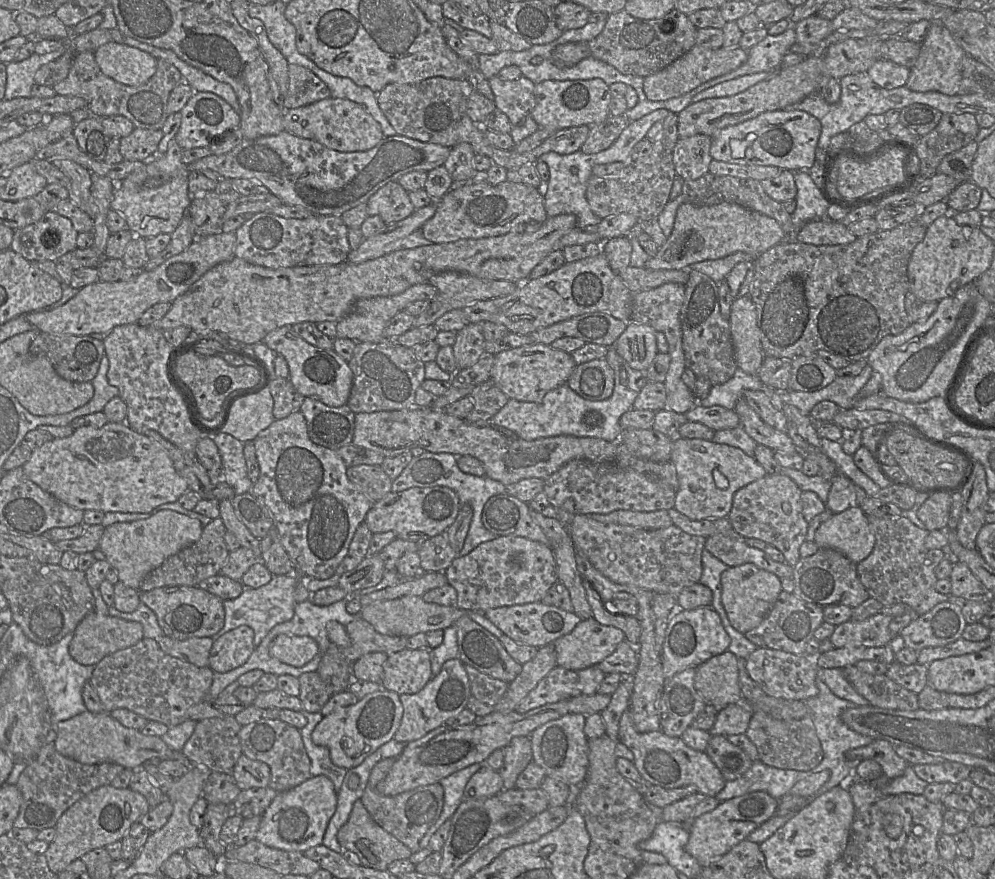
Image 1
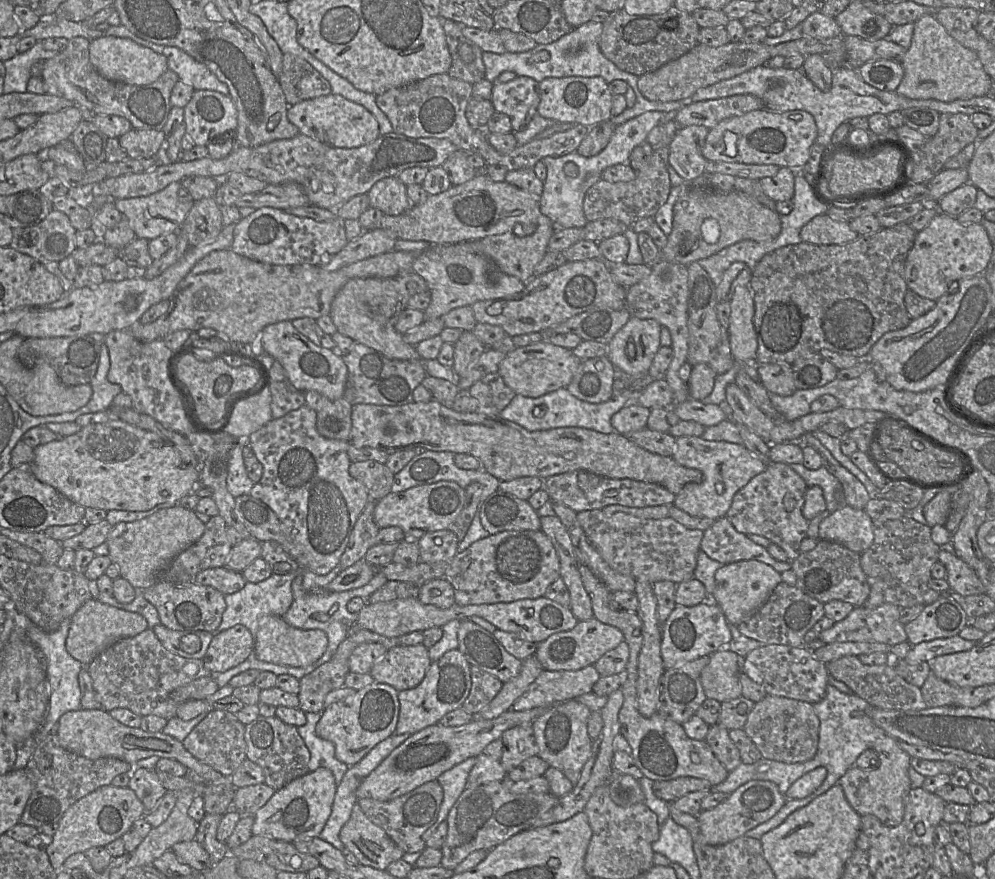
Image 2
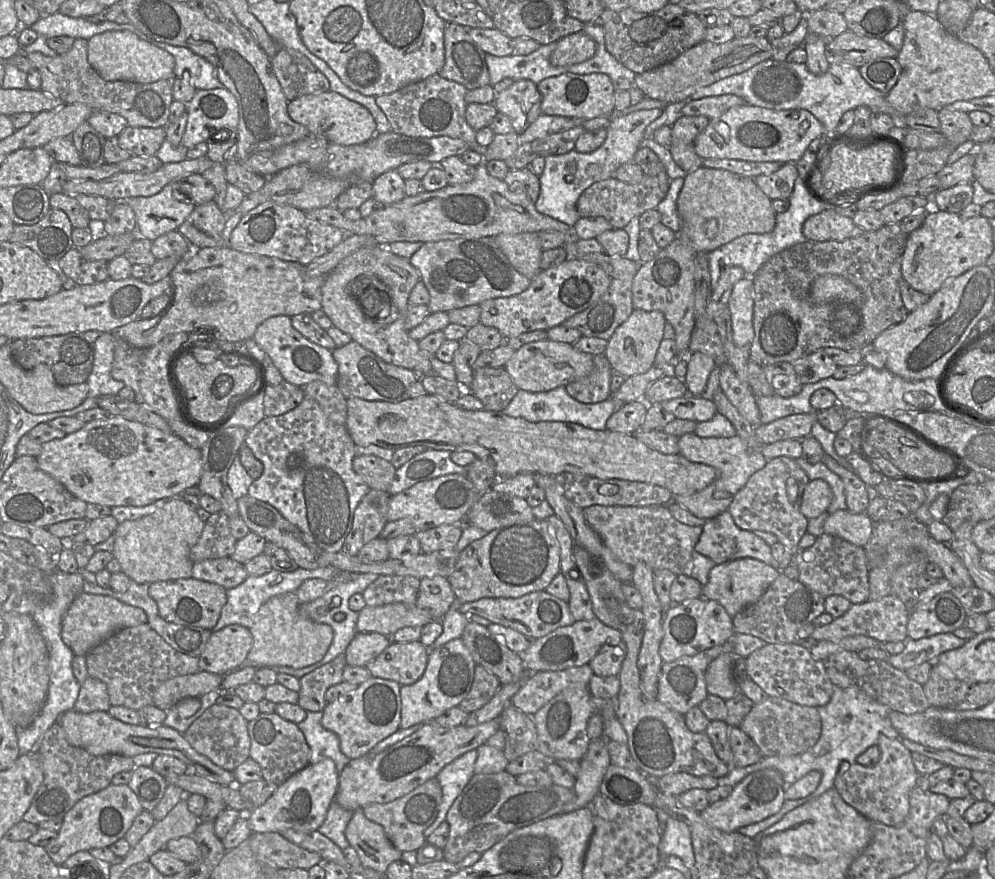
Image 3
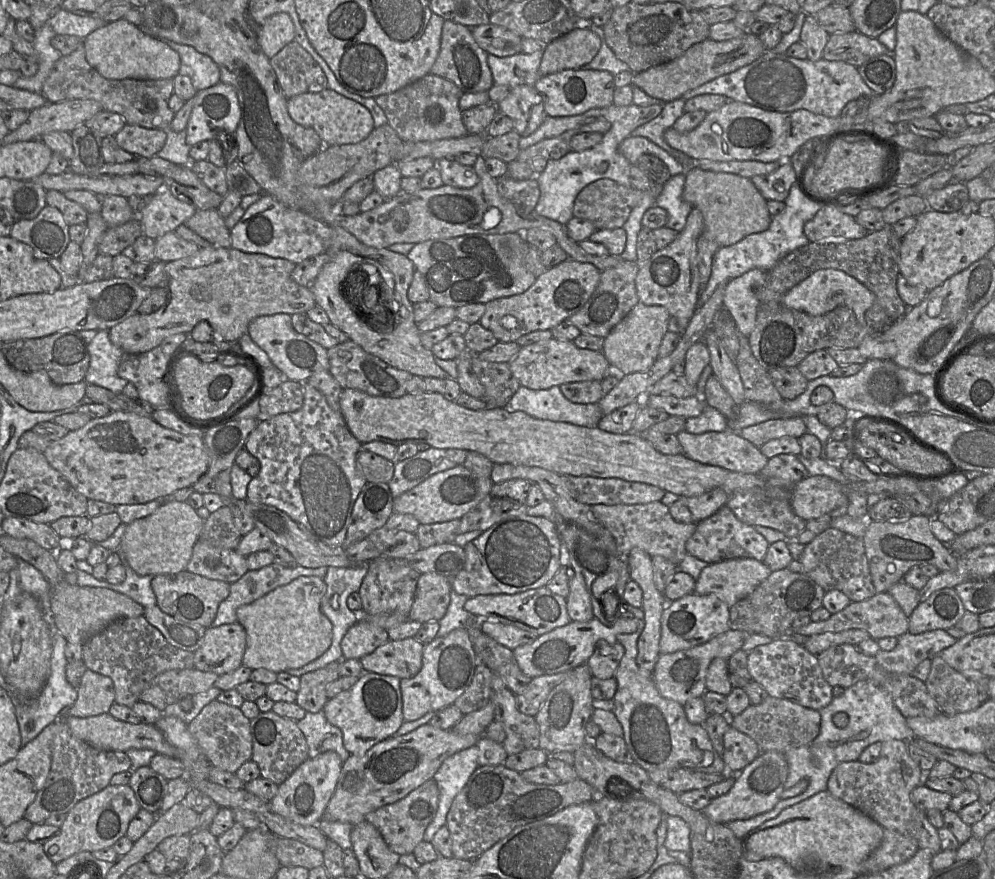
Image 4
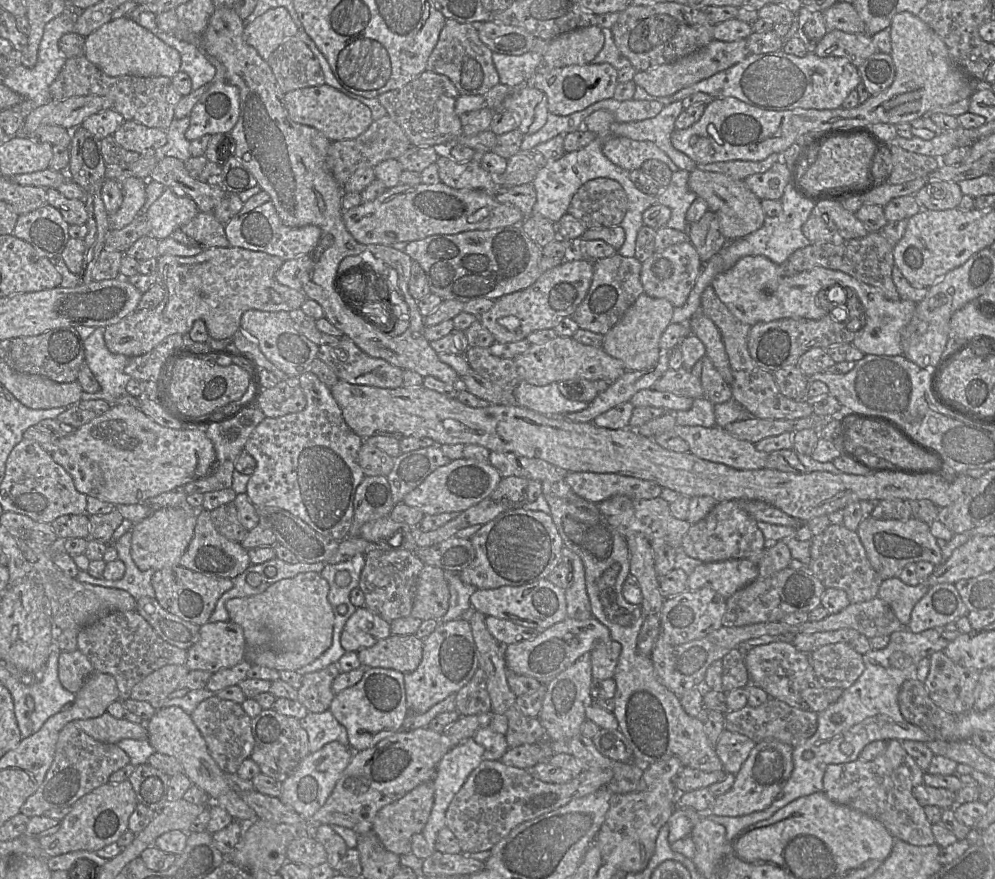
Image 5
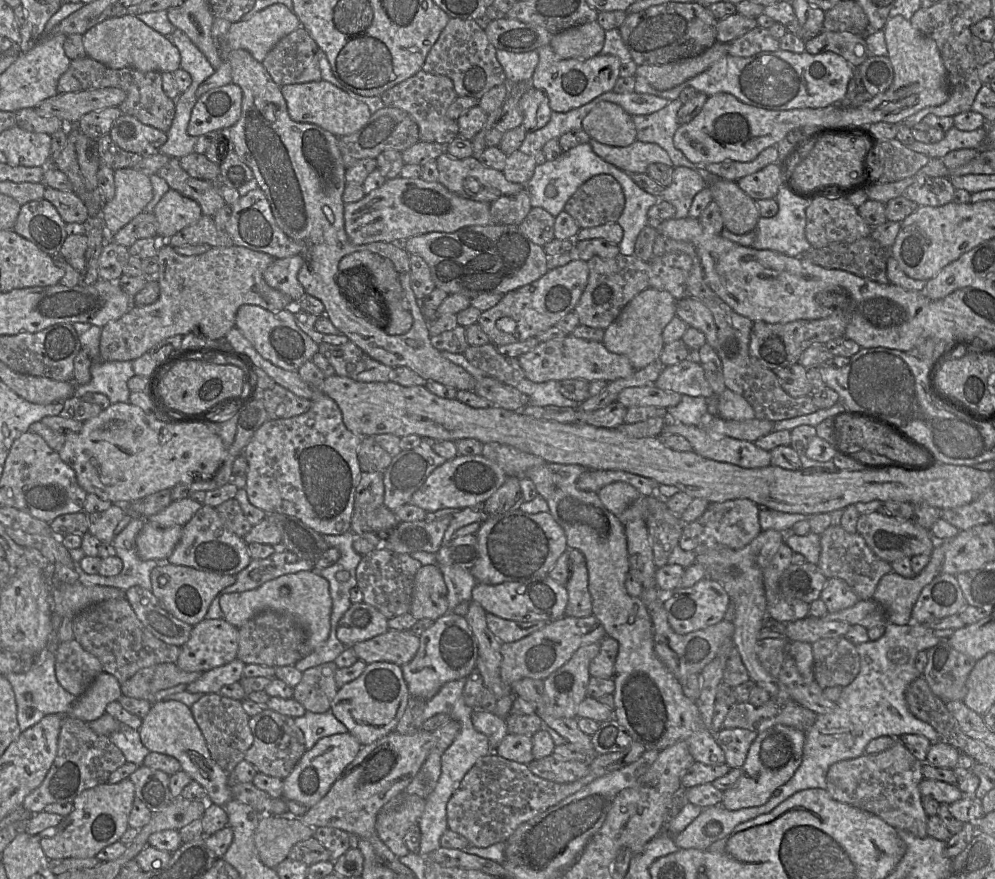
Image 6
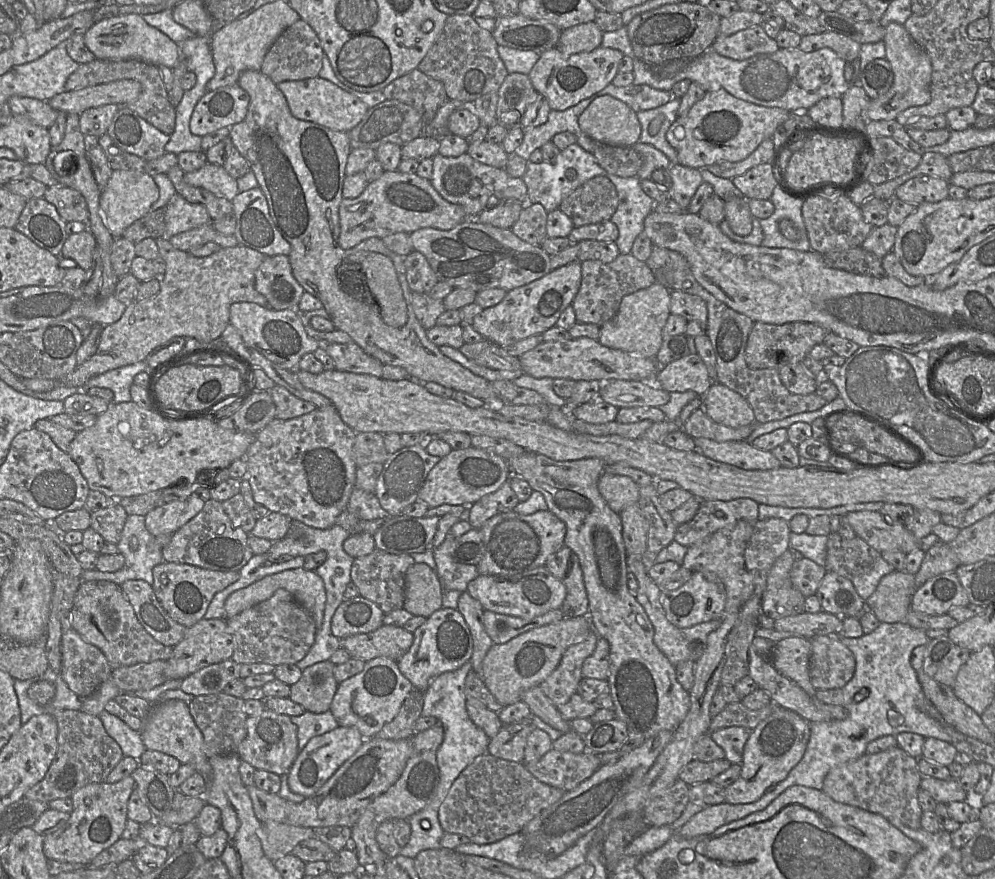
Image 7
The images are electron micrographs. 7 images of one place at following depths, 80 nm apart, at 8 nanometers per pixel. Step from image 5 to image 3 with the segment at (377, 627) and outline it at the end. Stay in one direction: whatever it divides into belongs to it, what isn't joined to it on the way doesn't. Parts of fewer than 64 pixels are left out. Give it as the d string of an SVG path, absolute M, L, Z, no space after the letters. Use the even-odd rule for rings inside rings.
M356 633L345 650L346 663L349 666L366 667L391 642L391 637L380 633Z

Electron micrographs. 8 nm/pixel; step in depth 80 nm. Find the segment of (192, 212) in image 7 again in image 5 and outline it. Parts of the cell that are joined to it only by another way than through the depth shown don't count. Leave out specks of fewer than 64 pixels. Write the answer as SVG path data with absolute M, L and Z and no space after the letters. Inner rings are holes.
M166 188L146 212L149 235L157 240L168 238L199 212L196 203L190 197Z

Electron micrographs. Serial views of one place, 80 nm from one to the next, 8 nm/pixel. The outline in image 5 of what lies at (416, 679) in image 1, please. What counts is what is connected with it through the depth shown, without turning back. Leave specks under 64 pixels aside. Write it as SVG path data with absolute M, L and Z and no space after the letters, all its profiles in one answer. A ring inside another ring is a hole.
M393 635L357 652L363 666L413 672L423 655L423 641L414 635Z

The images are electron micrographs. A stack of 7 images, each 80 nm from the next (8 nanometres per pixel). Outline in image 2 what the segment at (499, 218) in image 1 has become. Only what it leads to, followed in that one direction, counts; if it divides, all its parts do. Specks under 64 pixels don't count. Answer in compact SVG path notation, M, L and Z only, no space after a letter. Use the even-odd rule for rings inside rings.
M476 174L471 180L452 185L448 190L429 195L423 203L412 205L406 212L392 216L384 214L379 229L391 230L398 239L427 241L434 244L454 244L513 231L516 224L555 226L540 211L539 198L506 181L495 182L487 174Z

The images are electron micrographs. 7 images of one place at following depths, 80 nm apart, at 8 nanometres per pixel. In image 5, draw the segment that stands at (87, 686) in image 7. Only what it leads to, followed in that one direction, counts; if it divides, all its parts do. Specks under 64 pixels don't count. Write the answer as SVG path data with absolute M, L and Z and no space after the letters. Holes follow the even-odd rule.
M79 650L62 651L58 660L58 676L62 686L76 694L94 671L88 658Z

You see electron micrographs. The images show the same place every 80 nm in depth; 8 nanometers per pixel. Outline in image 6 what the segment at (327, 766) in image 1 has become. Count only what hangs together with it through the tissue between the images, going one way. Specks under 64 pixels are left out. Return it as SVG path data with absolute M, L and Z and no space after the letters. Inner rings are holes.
M331 710L325 713L306 711L303 716L294 718L294 722L304 734L306 750L314 747L321 738L348 732Z

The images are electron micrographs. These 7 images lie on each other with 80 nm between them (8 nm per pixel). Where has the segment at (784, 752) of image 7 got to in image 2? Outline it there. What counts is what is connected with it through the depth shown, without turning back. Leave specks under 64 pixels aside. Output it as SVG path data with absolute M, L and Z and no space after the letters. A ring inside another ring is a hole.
M768 780L749 781L729 794L716 807L698 814L697 819L702 836L709 845L717 846L728 843L769 820L782 808L785 802L785 795L779 791L775 783Z

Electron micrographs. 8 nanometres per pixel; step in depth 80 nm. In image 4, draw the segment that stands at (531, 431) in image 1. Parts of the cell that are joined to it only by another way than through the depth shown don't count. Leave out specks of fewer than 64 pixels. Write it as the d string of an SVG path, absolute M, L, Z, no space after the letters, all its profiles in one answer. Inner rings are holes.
M520 386L505 409L509 412L522 411L537 419L588 428L598 427L604 416L599 403L573 403L563 395L559 386L543 390Z

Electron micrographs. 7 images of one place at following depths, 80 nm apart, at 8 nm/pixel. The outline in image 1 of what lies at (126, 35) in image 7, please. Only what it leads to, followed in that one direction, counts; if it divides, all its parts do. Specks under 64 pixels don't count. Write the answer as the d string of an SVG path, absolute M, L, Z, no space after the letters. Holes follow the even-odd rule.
M114 41L100 46L94 58L104 75L128 86L146 83L157 69L157 60L149 53Z

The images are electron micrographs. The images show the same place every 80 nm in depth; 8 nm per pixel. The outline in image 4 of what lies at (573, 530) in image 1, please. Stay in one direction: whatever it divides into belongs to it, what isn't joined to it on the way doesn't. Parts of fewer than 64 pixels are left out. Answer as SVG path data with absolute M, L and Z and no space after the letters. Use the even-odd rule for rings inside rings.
M662 501L646 504L596 504L591 506L594 517L612 534L619 555L628 557L633 548L640 548L651 557L662 556L678 565L686 556L686 542L696 530L696 523L675 521L669 507Z

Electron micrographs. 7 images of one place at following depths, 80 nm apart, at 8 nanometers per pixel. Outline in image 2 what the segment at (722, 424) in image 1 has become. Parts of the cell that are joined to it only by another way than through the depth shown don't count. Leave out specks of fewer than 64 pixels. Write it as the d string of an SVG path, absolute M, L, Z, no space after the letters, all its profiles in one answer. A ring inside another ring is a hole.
M692 398L674 404L672 407L675 414L683 421L695 421L704 427L715 426L728 419L725 411L716 404L704 404Z

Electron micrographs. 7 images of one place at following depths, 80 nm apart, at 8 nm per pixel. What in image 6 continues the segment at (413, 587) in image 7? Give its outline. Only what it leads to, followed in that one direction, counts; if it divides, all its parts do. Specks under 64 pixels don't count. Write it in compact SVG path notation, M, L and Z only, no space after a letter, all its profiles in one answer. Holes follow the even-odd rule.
M422 565L414 578L409 613L417 620L436 620L449 612L447 586L438 565Z

